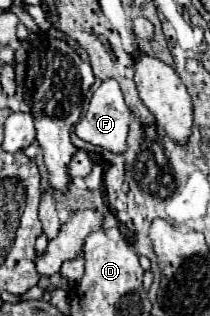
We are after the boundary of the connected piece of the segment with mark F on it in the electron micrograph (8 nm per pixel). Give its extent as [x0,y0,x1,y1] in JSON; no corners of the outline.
[75,79,131,153]

